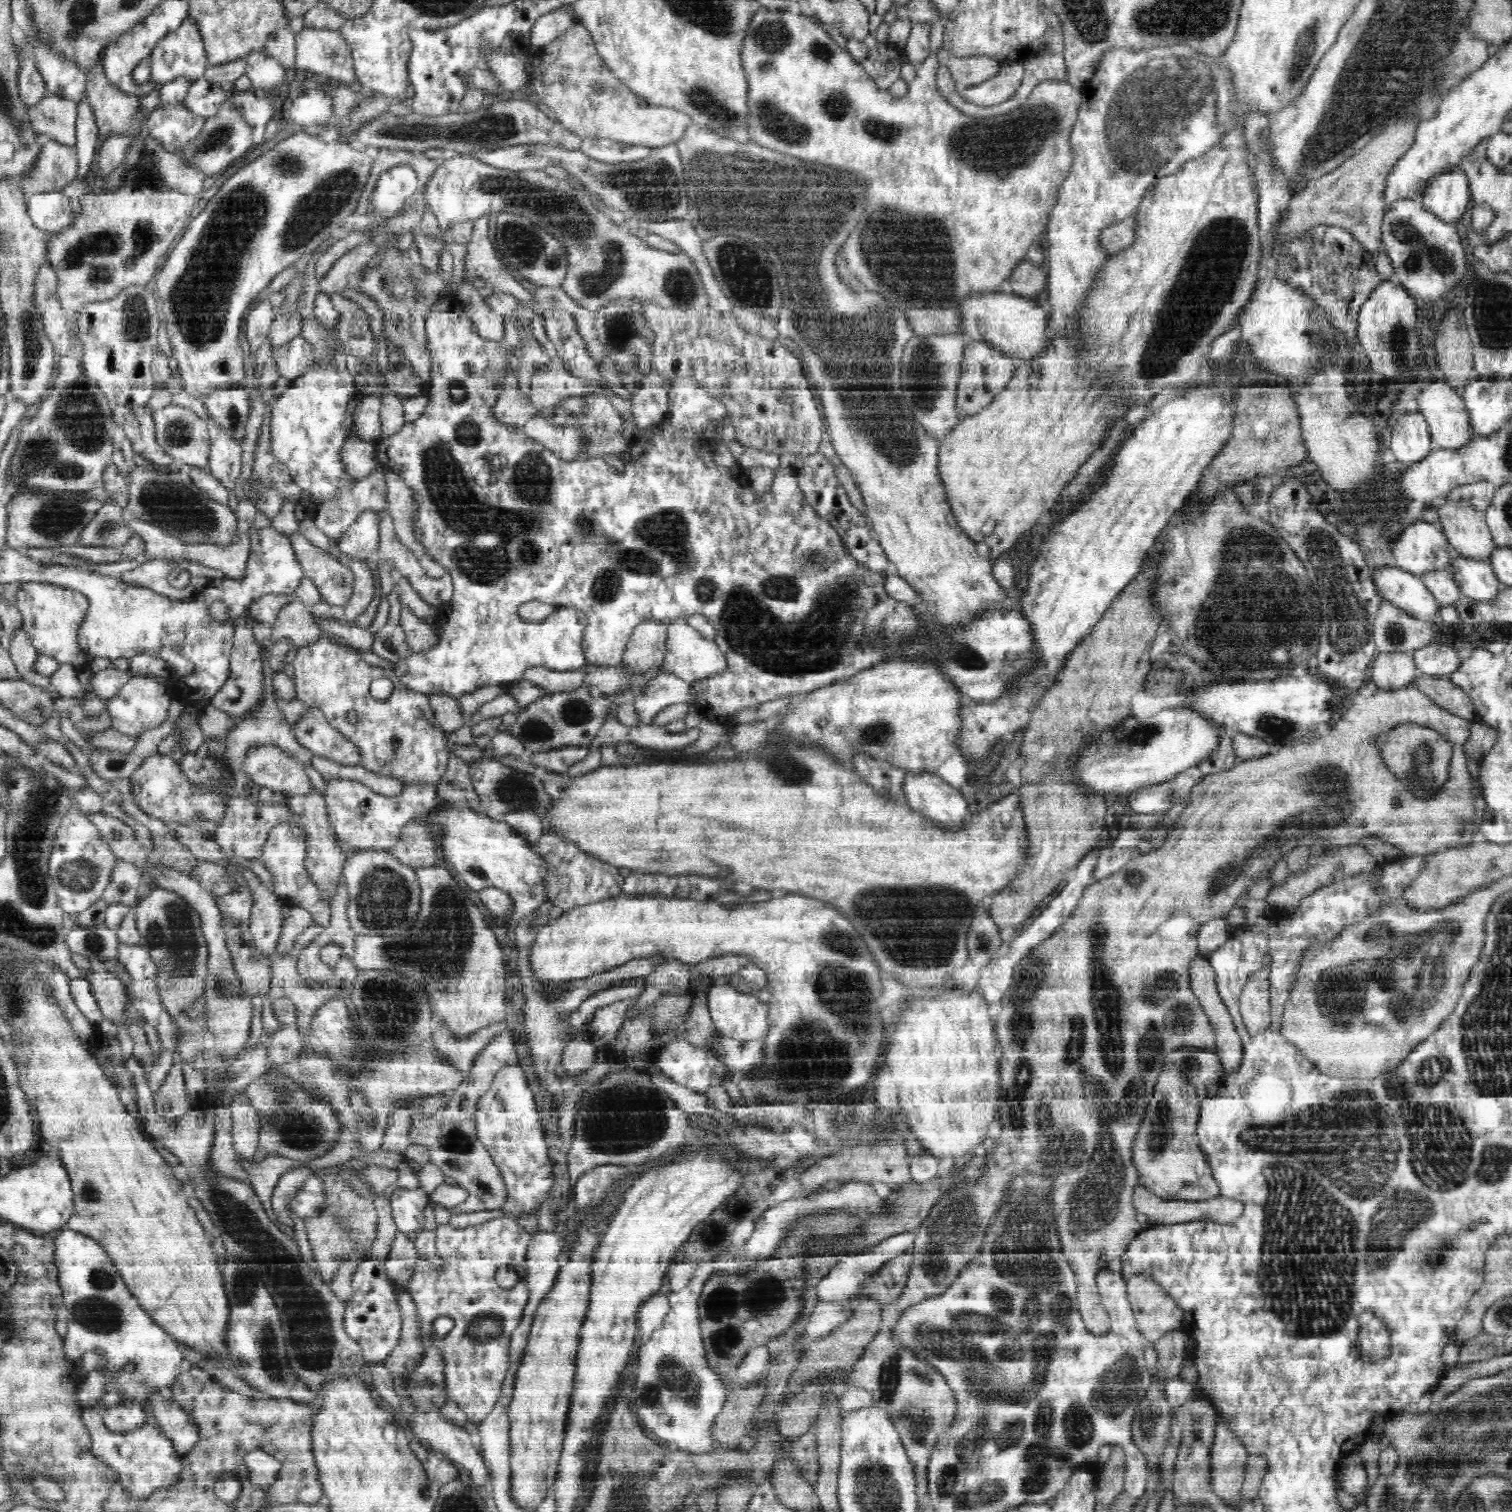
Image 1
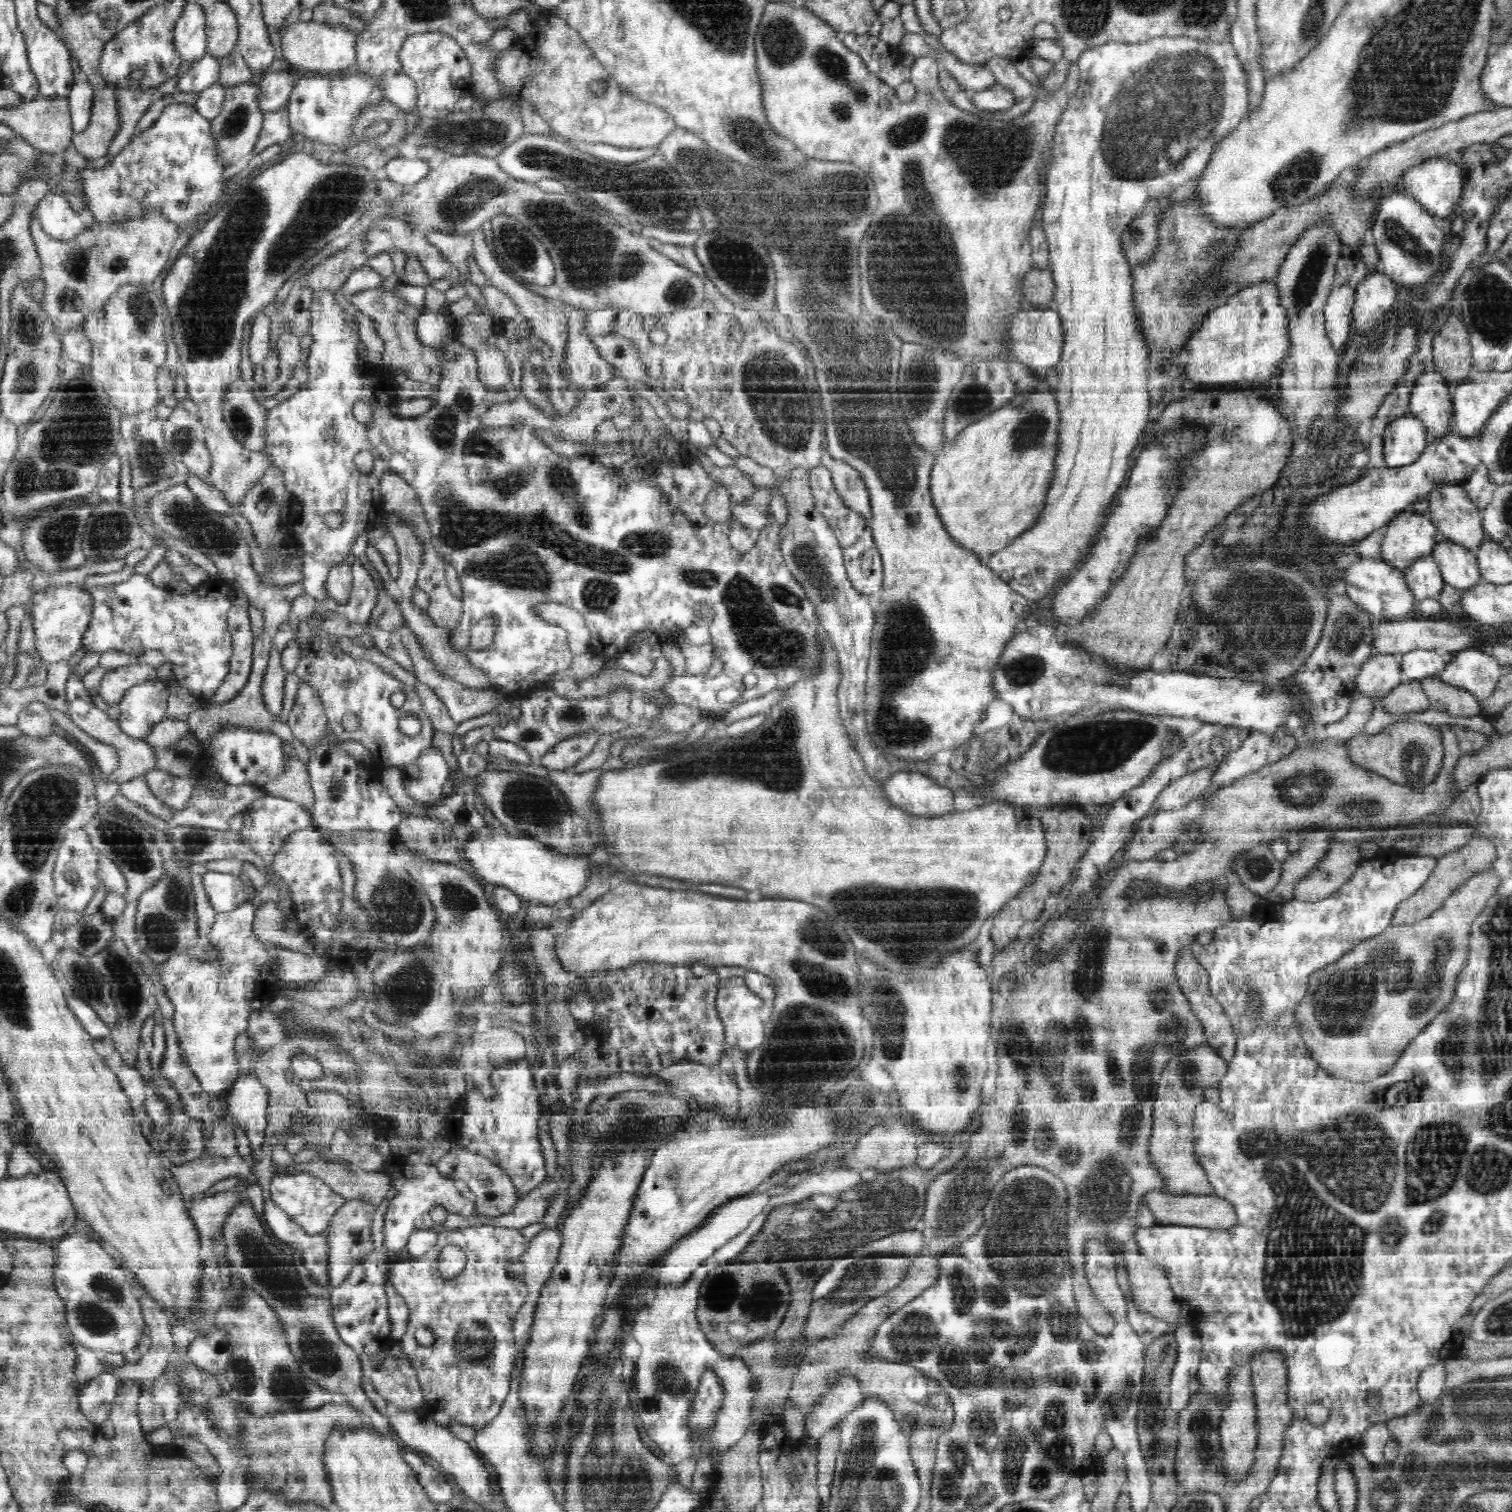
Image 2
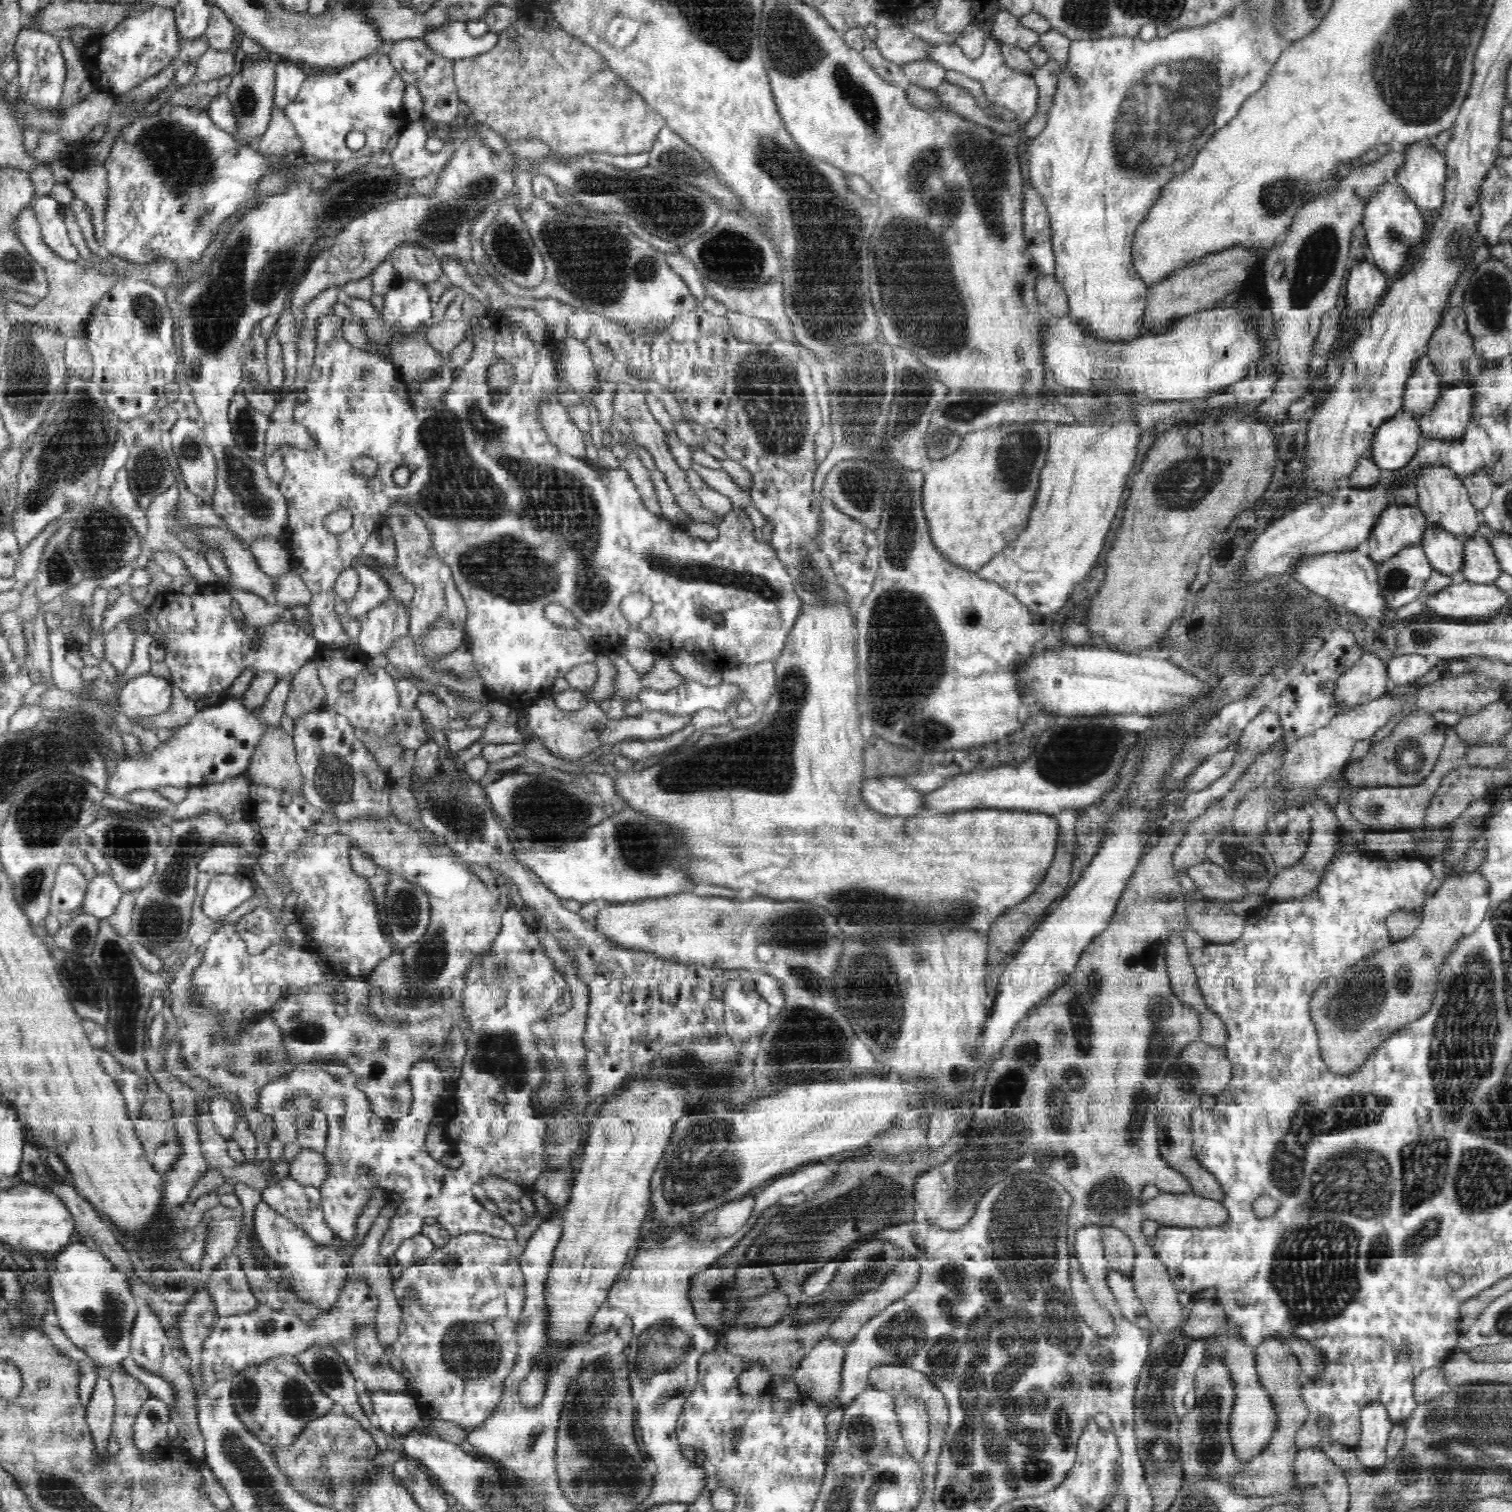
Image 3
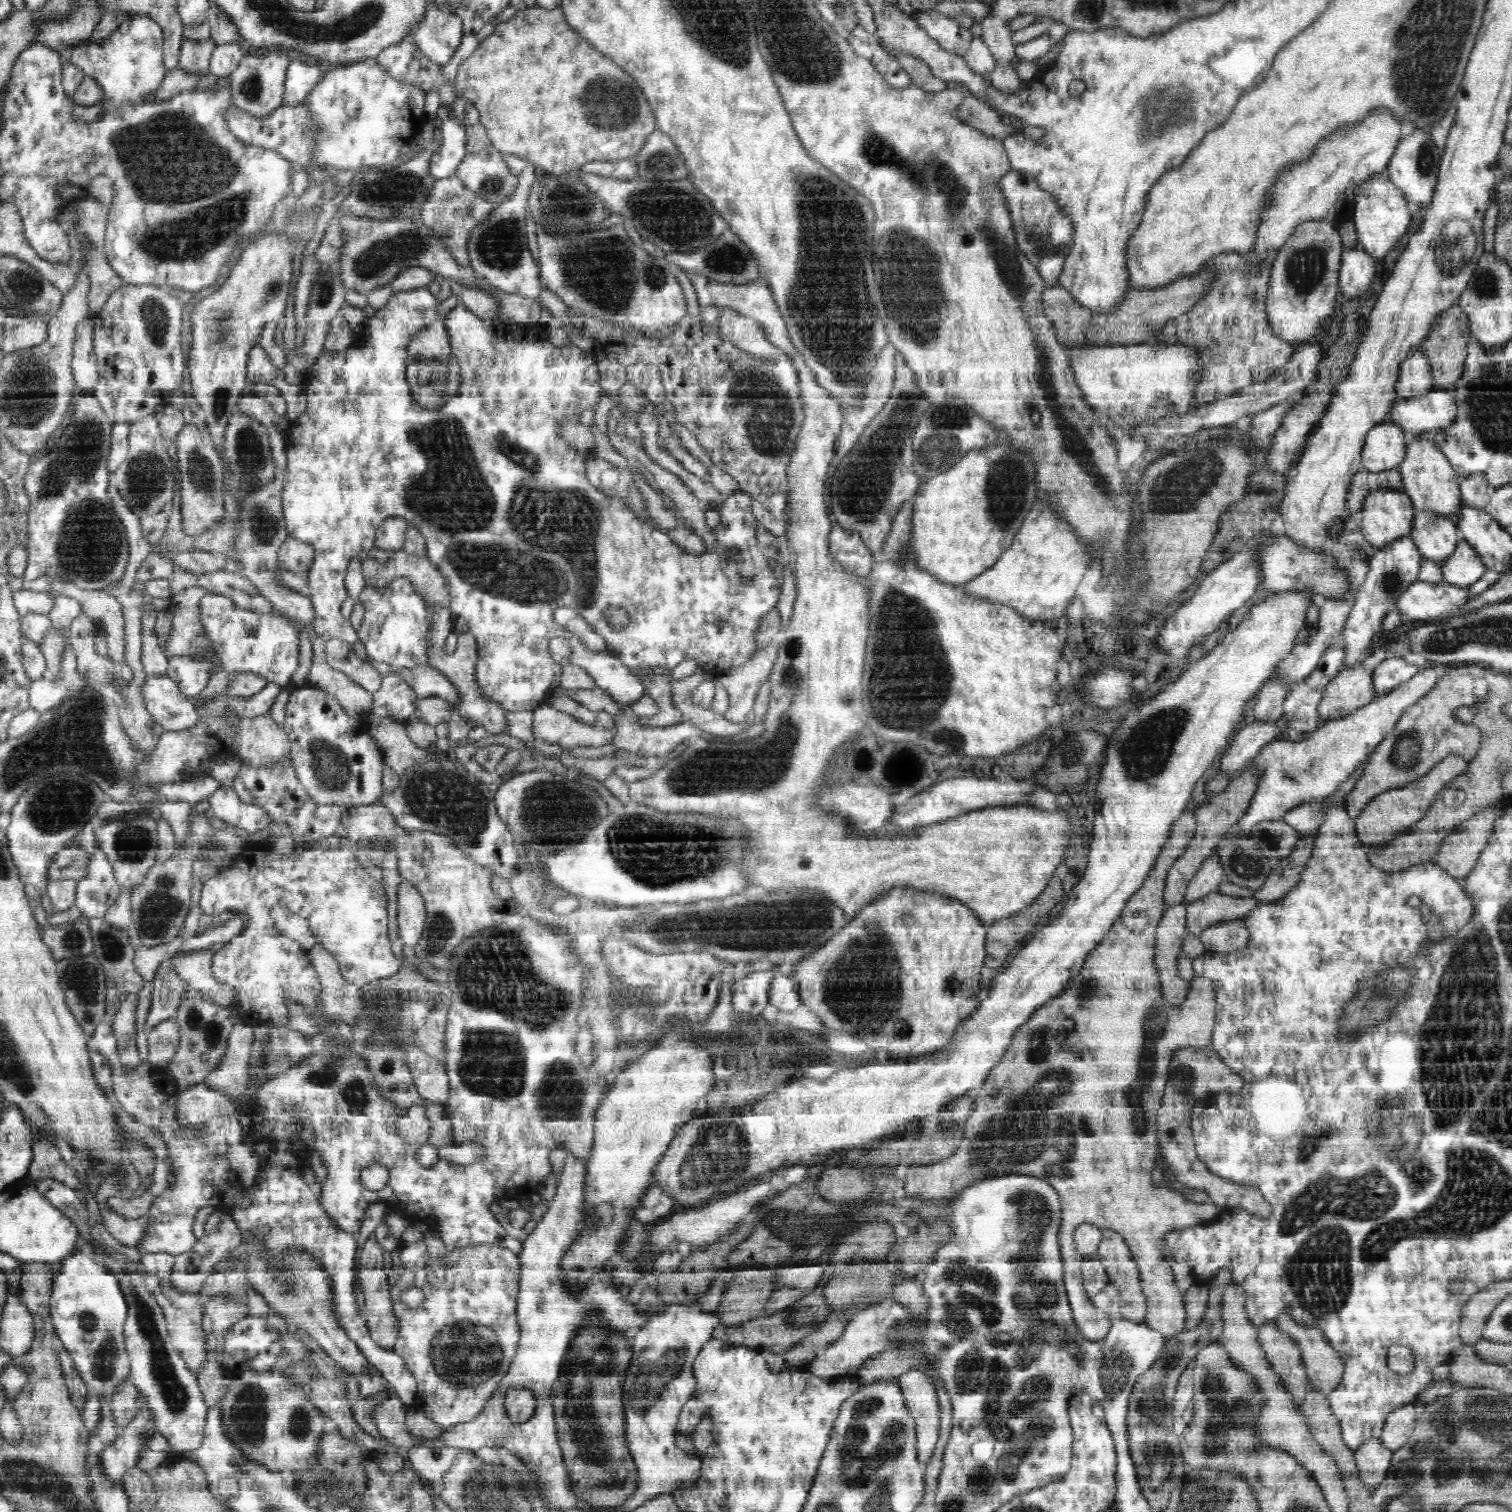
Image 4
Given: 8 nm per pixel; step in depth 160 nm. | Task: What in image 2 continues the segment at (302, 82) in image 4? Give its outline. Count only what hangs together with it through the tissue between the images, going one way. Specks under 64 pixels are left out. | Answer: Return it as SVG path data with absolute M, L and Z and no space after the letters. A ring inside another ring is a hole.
M286 69L266 72L260 78L259 86L258 105L266 114L287 104L295 86L294 76Z

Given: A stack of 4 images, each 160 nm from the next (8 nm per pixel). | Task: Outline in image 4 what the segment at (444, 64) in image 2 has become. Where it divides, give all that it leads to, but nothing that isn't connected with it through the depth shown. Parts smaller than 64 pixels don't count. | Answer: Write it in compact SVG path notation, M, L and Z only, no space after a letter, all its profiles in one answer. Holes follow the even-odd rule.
M406 38L400 44L385 48L375 59L395 80L426 93L432 88L438 88L443 111L448 112L455 102L455 85L444 79L441 65L430 60L414 40Z

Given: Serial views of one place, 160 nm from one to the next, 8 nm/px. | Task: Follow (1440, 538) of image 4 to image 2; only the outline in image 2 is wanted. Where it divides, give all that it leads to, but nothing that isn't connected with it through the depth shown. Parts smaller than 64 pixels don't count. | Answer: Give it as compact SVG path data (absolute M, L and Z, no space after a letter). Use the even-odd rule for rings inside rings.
M1448 539L1438 540L1431 558L1440 568L1444 582L1462 591L1478 586L1480 580L1479 560L1474 550L1469 550Z

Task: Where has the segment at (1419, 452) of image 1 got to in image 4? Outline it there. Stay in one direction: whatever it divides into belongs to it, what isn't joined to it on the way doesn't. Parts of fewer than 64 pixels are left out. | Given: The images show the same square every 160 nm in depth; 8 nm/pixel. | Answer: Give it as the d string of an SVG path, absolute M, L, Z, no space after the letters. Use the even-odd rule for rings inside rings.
M1383 422L1372 428L1364 443L1362 468L1382 472L1398 468L1407 458L1407 438L1402 425Z

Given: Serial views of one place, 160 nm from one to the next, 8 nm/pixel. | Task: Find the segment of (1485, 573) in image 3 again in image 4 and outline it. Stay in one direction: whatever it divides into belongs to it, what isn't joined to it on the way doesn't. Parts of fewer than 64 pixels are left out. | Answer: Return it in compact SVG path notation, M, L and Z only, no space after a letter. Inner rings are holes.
M1466 541L1458 542L1453 553L1446 563L1440 564L1442 583L1467 587L1482 578L1487 569L1480 555Z

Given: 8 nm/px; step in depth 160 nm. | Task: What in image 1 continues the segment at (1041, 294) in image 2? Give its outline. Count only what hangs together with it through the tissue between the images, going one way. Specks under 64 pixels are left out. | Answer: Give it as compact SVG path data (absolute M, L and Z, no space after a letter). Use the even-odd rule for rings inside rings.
M1028 260L1021 261L1005 280L1003 292L1026 297L1032 300L1044 292L1046 275L1042 267L1034 265Z

